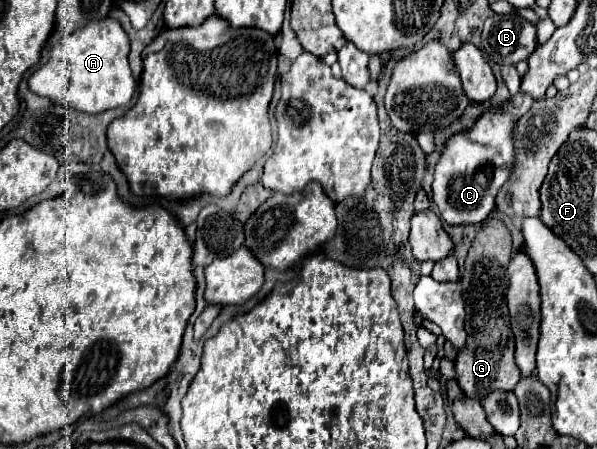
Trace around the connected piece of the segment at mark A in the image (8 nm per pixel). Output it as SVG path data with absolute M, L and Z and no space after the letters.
M113 18L89 22L87 26L71 32L53 50L49 60L29 76L29 88L53 103L71 106L87 114L99 114L131 102L135 80L127 64L129 38Z

